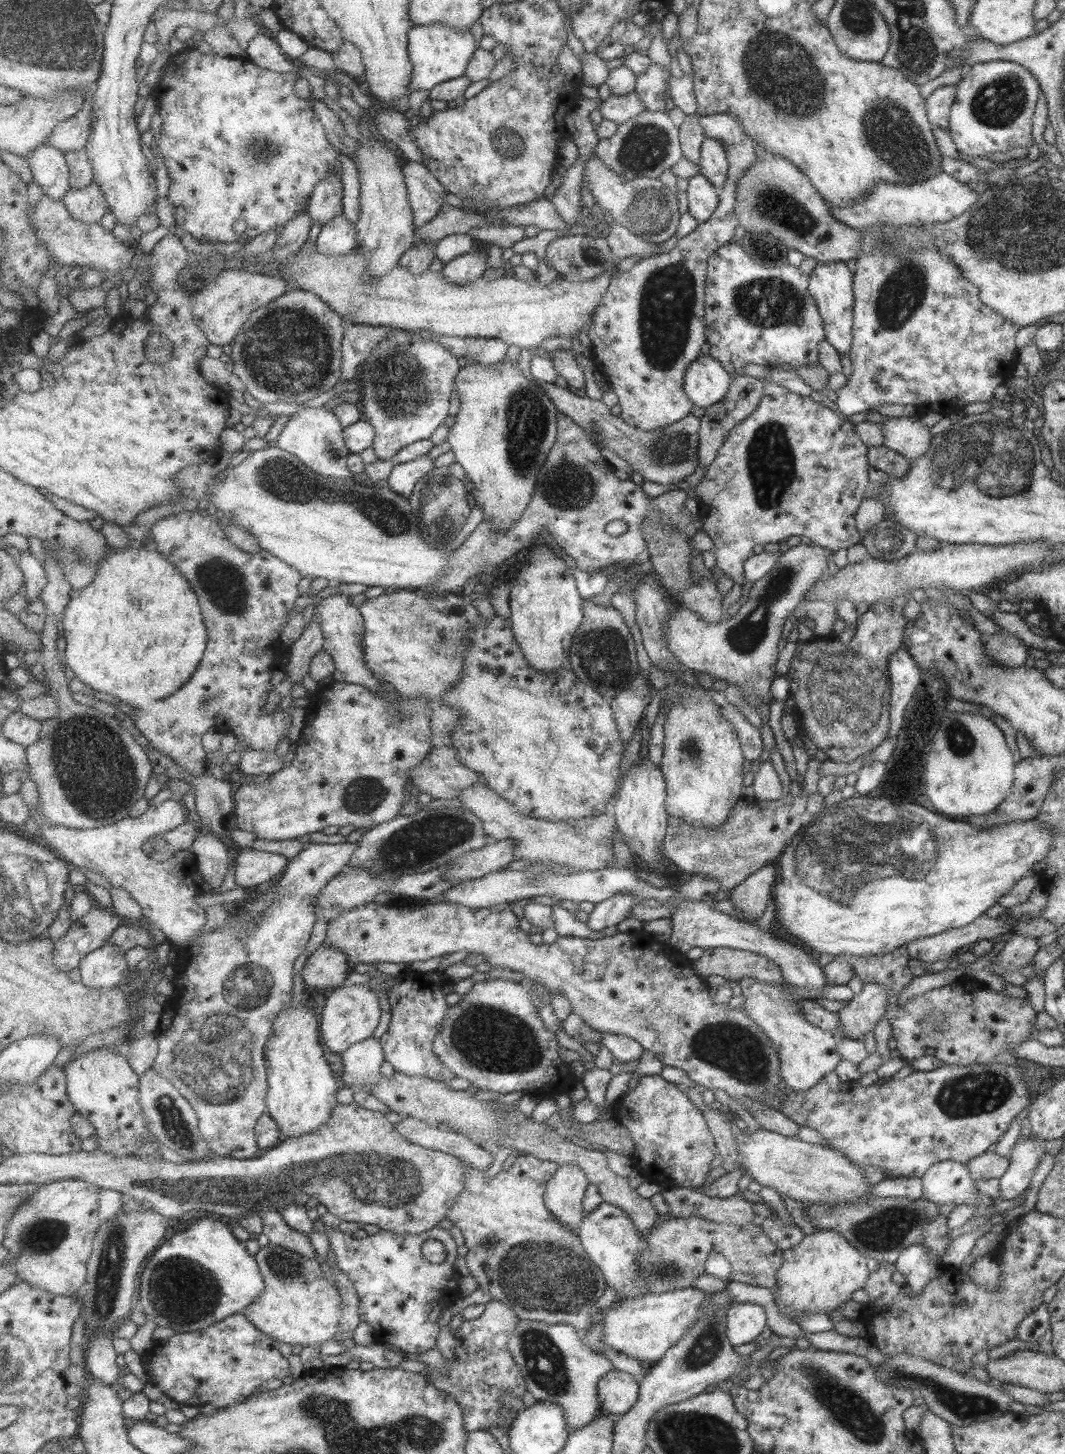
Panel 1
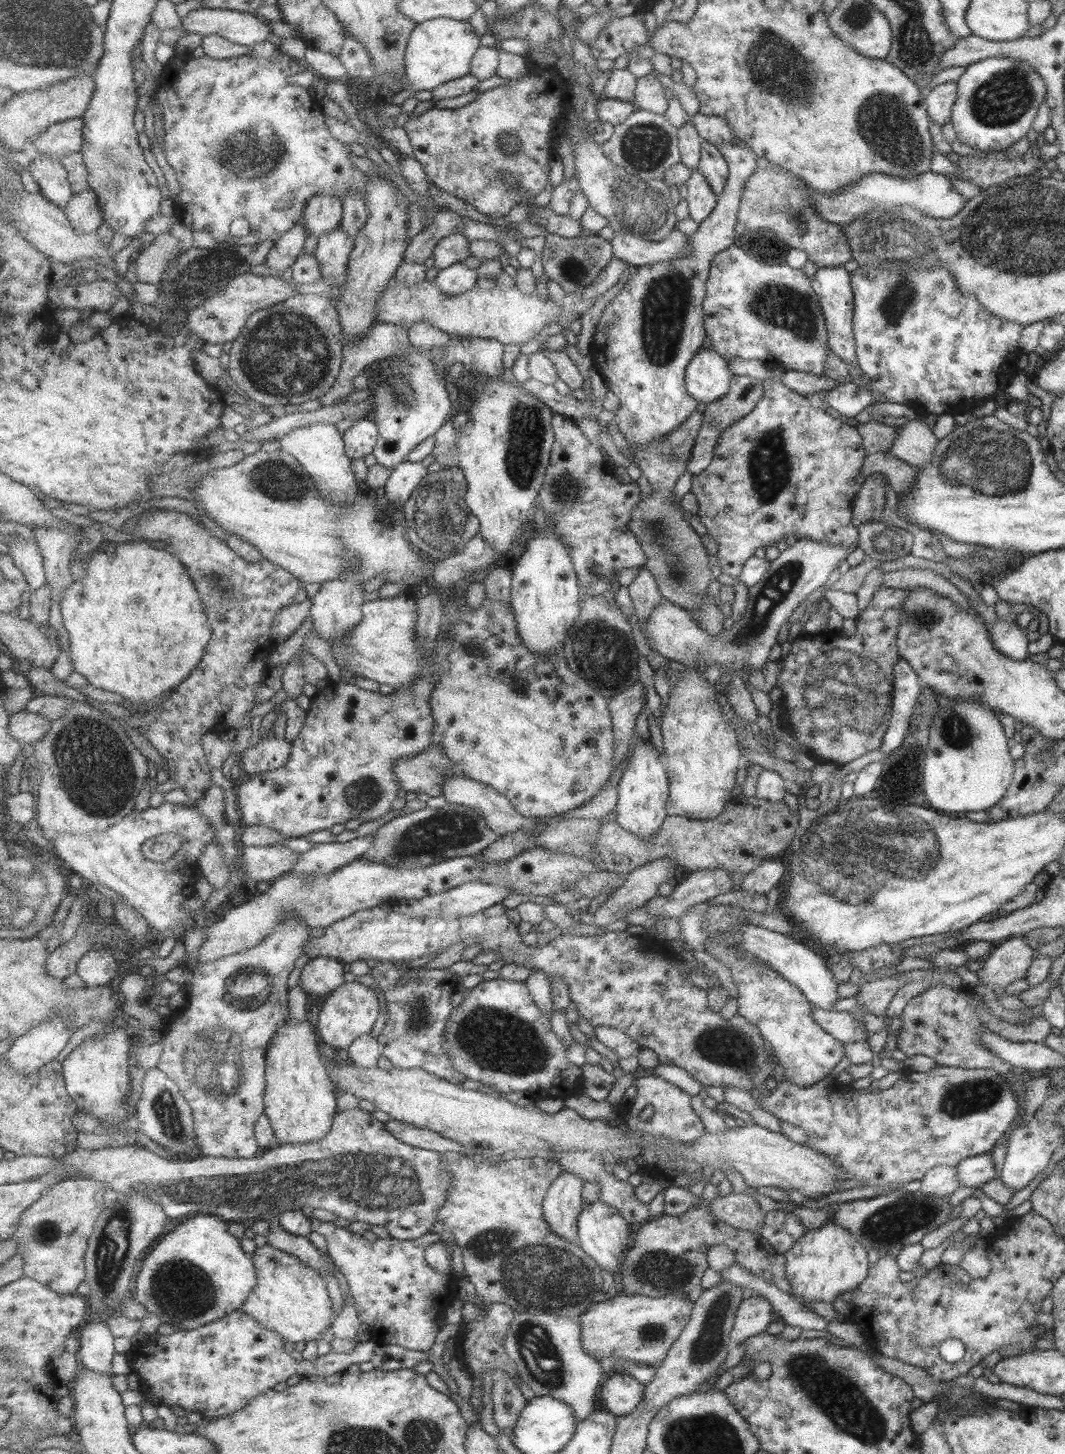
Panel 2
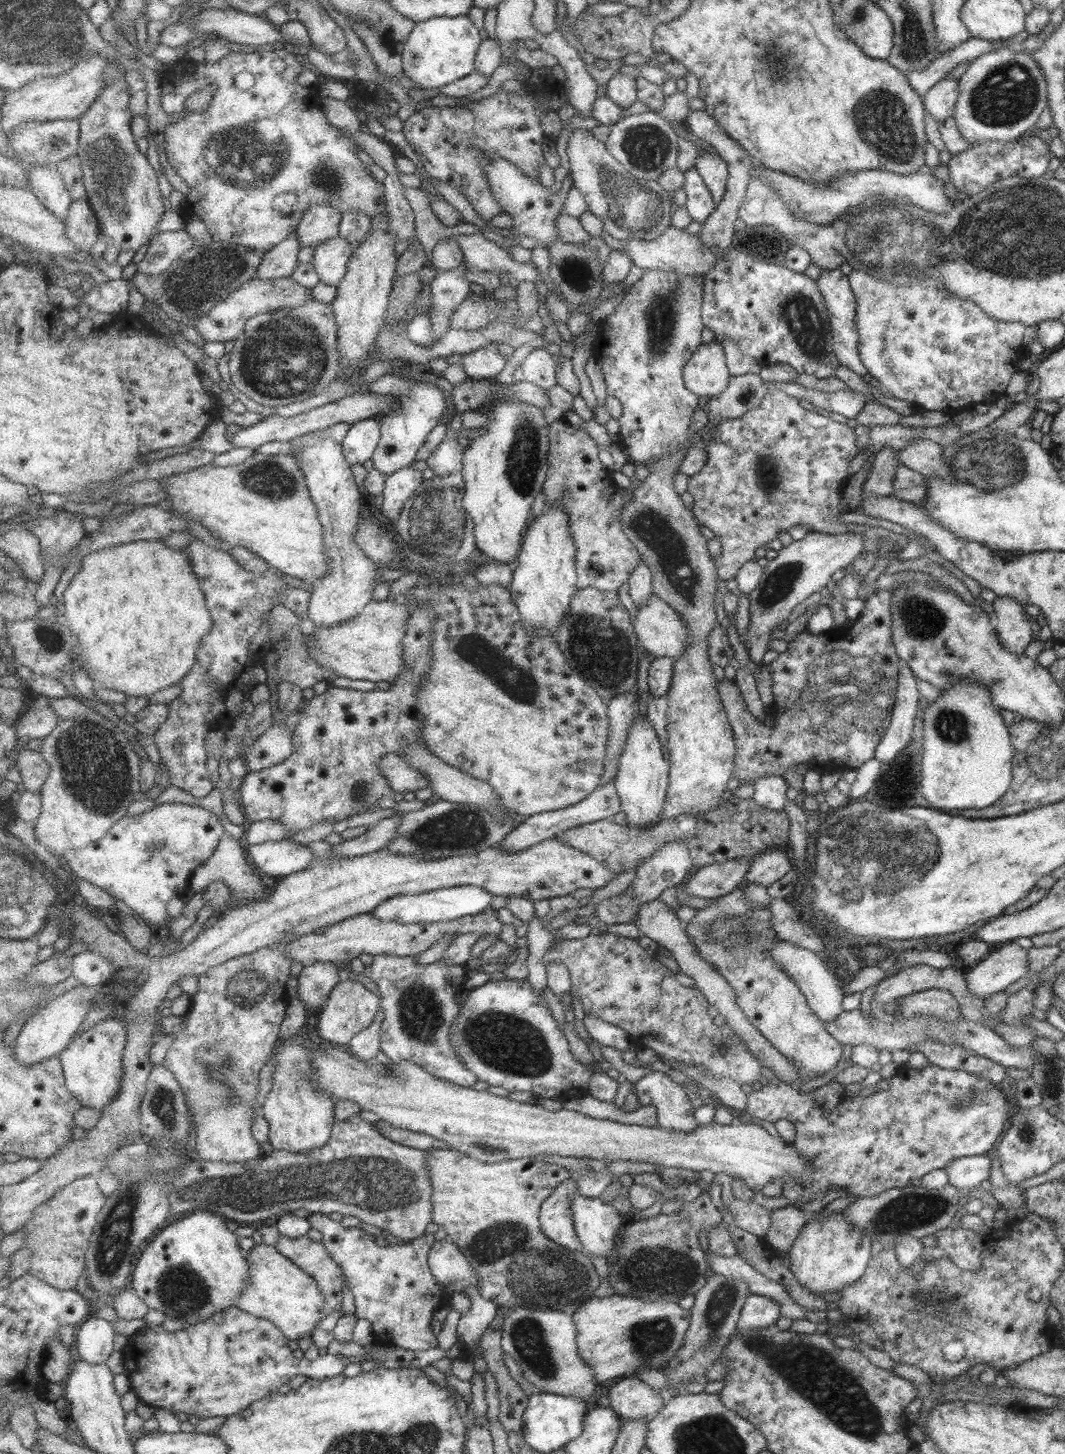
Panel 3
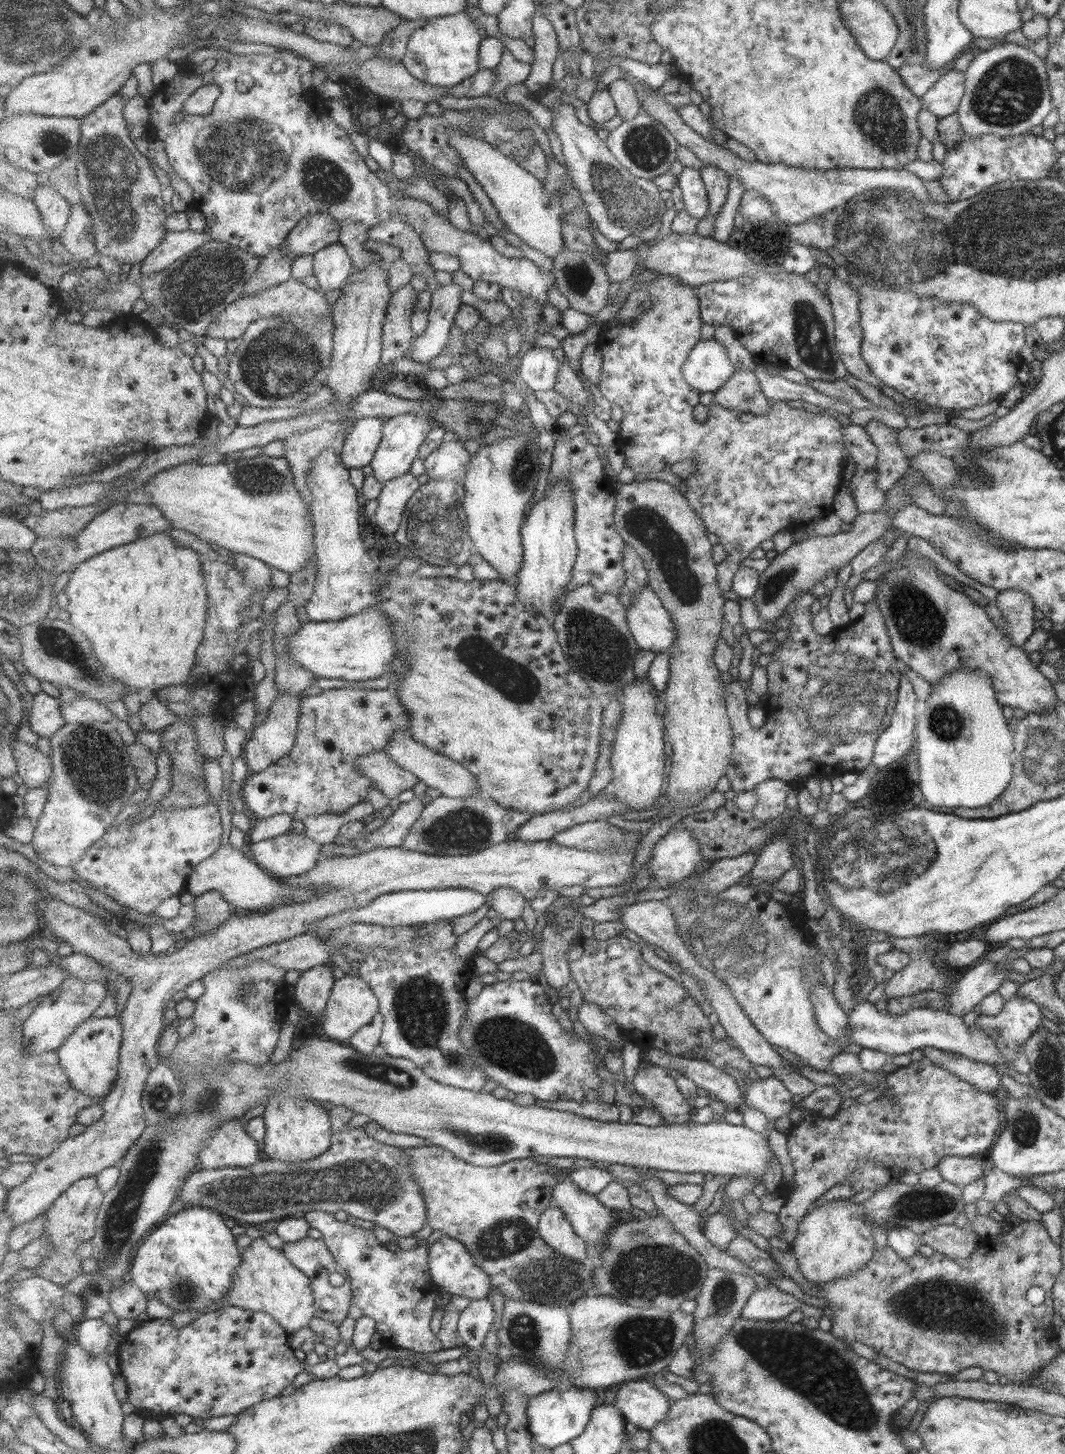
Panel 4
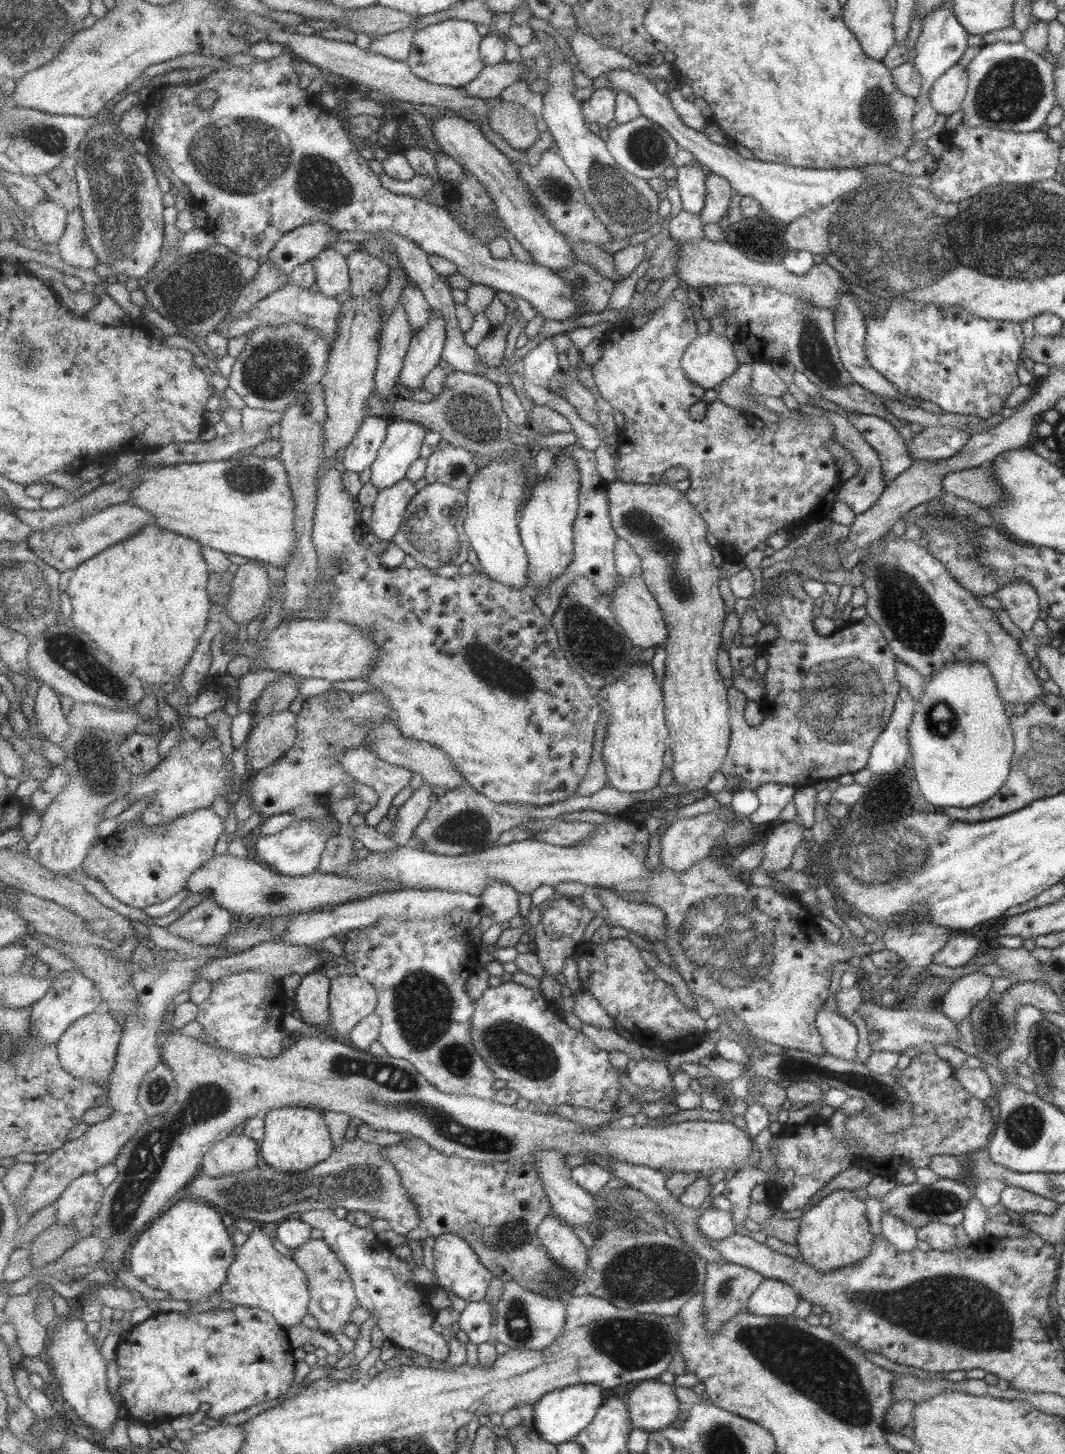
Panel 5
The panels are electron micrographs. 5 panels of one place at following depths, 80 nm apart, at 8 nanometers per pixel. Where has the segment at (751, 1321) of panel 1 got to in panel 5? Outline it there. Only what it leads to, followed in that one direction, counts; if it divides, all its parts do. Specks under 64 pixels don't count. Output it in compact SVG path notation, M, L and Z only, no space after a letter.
M763 1279L748 1301L745 1312L755 1316L790 1316L794 1312L799 1297L792 1285L777 1279Z

